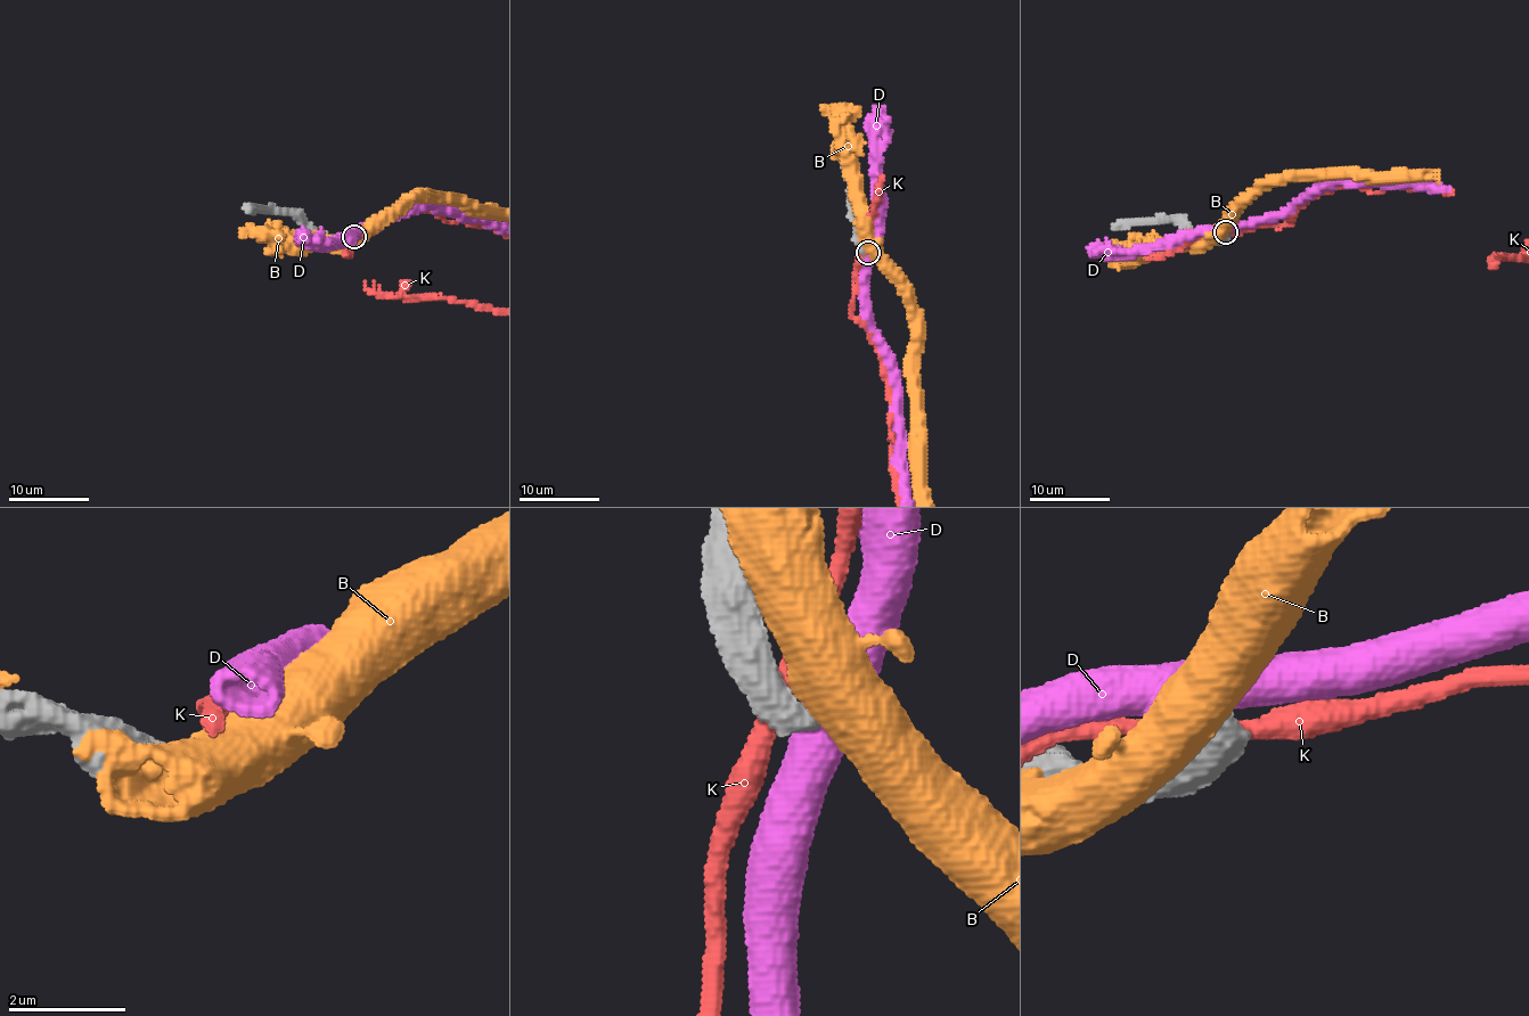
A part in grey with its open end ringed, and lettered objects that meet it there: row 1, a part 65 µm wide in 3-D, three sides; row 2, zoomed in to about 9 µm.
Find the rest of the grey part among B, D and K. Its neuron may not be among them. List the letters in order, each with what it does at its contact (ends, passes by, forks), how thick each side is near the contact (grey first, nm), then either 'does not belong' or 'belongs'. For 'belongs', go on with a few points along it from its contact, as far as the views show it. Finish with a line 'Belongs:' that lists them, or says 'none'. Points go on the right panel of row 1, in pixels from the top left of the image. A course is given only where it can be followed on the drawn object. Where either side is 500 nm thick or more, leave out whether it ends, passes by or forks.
B: calibres 500 and 700 nm; does not belong
D: calibres 400 and 550 nm; does not belong
K: calibres 550 and 340 nm; does not belong
Belongs: none

